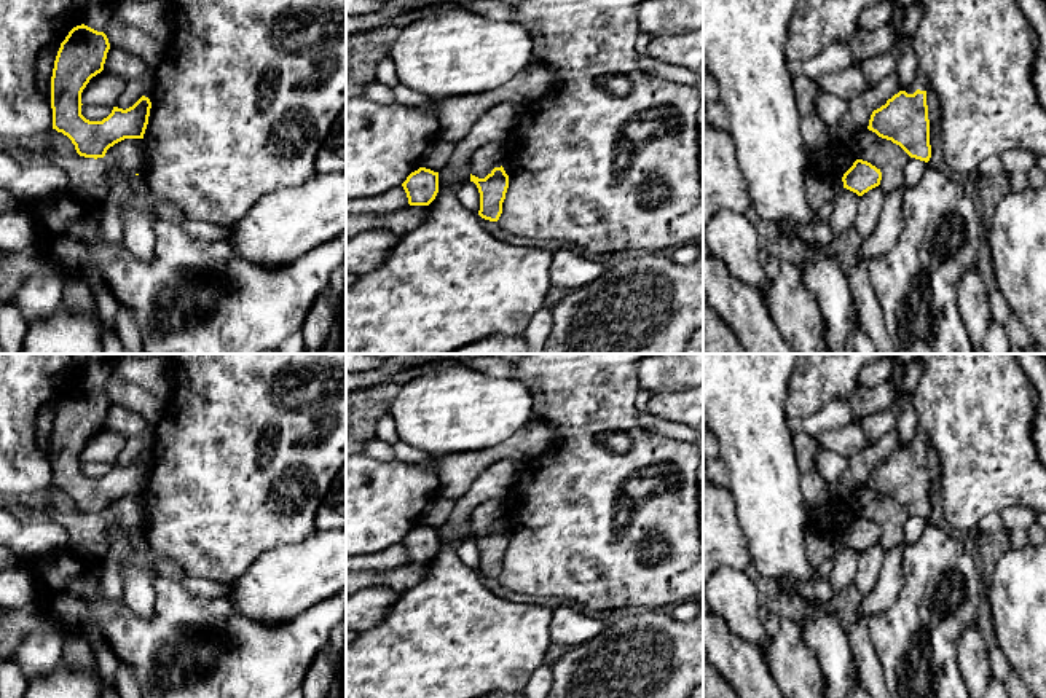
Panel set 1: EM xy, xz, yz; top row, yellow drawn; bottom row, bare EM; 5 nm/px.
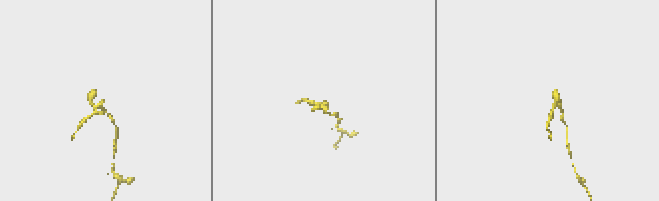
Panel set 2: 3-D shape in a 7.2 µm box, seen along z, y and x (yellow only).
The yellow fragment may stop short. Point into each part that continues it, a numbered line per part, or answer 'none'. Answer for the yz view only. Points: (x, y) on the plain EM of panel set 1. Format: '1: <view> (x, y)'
1: yz (920, 439)

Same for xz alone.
none

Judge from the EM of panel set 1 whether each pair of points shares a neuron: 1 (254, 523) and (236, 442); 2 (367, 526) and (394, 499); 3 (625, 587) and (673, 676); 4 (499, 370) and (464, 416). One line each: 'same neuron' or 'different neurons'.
1: same neuron
2: same neuron
3: different neurons
4: different neurons

